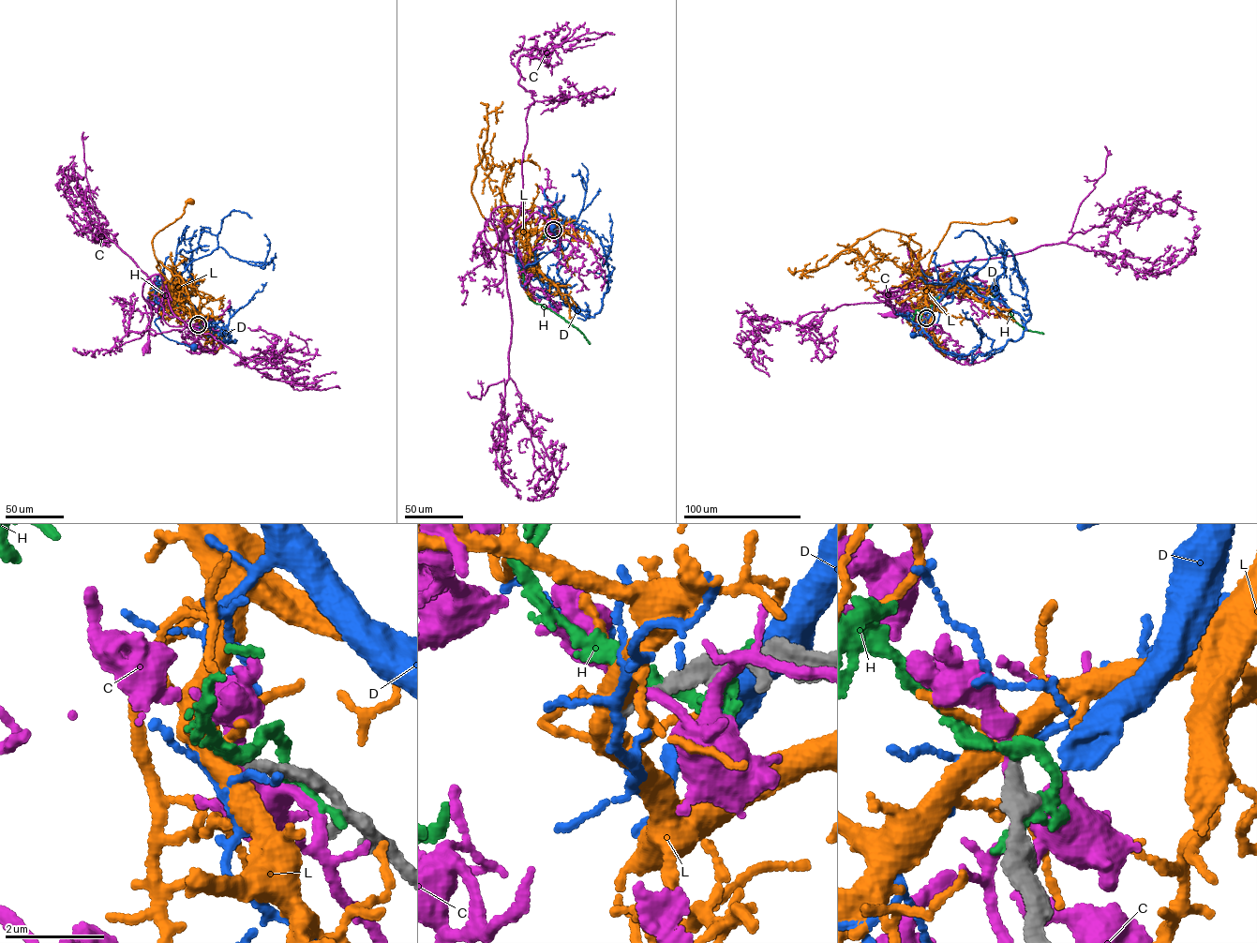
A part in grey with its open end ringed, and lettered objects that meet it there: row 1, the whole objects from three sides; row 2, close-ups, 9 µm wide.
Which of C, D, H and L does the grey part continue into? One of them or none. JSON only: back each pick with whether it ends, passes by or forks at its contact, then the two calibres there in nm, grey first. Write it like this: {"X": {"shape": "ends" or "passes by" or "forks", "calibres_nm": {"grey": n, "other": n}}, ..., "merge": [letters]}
{"merge": []}

